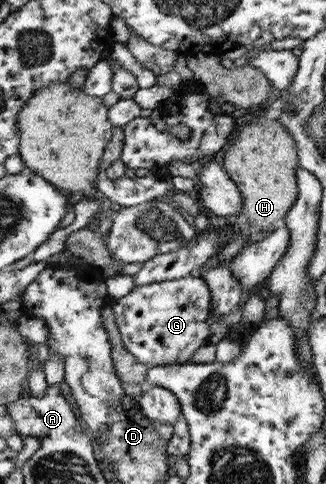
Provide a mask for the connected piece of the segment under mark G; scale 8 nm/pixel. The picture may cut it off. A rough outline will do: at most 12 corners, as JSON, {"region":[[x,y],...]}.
{"region":[[195,273],[115,303],[126,350],[148,367],[209,343],[211,292]]}

